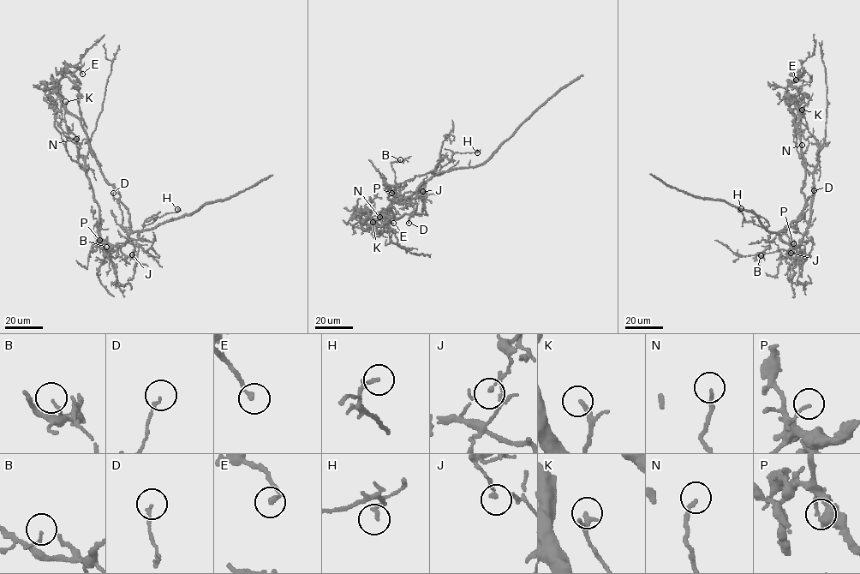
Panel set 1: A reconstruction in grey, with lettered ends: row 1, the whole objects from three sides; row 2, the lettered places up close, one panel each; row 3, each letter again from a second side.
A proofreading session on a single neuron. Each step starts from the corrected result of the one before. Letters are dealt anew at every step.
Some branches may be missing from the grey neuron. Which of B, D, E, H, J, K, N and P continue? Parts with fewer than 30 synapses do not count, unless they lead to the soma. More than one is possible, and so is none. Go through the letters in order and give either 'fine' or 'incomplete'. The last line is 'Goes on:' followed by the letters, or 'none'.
B: fine
D: fine
E: fine
H: fine
J: fine
K: fine
N: fine
P: fine
Goes on: none

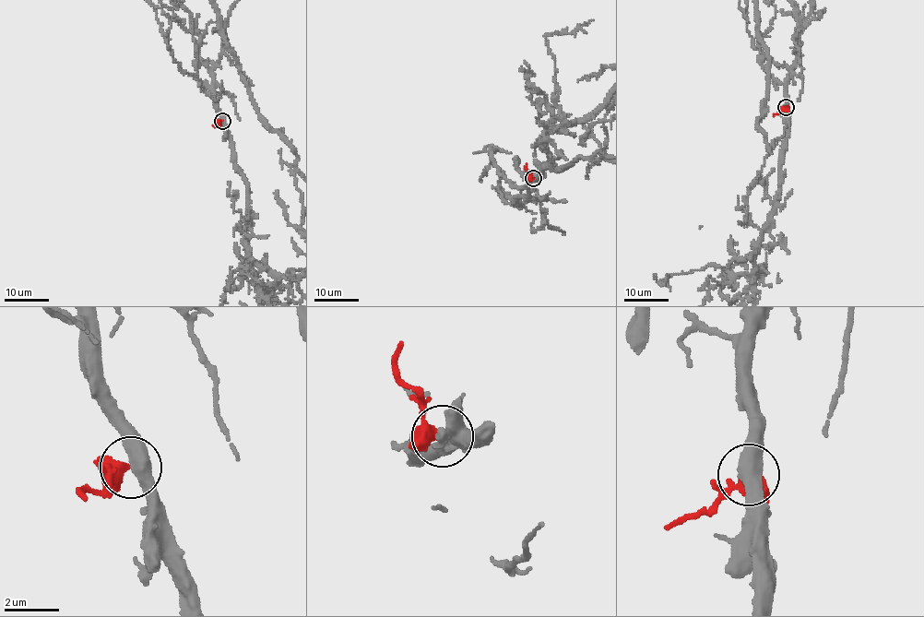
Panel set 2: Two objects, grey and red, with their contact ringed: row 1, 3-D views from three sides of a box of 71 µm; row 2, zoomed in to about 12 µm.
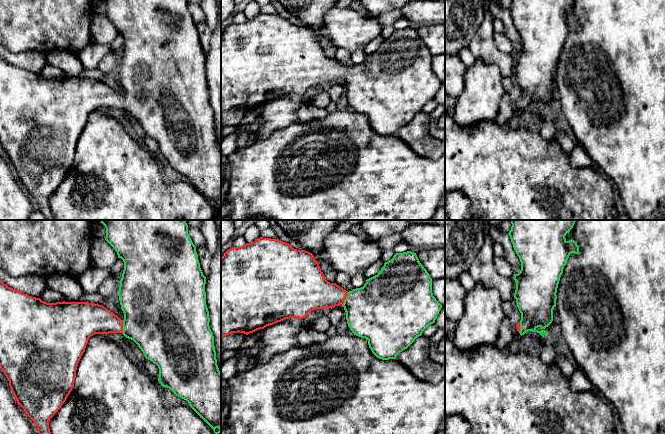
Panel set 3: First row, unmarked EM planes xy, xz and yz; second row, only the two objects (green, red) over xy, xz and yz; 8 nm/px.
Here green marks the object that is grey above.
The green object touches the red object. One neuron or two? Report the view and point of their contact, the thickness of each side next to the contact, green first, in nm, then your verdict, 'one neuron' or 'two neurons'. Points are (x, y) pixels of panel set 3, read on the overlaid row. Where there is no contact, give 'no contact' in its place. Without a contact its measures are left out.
contact xy (123, 327); calibres 480 and 240 nm; one neuron

